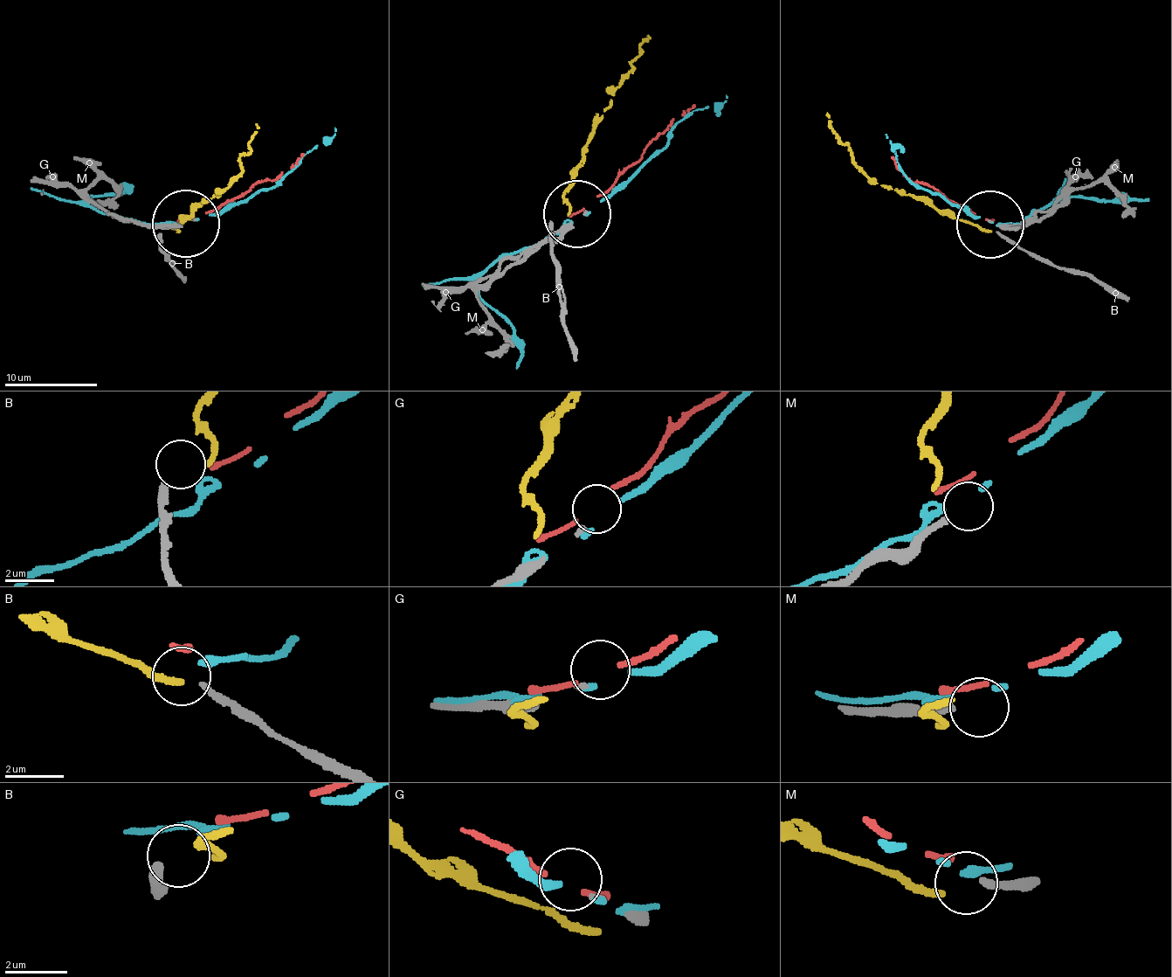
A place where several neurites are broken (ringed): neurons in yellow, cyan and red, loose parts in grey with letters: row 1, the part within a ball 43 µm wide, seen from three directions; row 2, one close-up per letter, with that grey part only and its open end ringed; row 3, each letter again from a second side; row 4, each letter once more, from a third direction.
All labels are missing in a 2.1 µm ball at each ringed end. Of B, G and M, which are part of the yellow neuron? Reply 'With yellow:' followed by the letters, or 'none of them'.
With yellow: B

